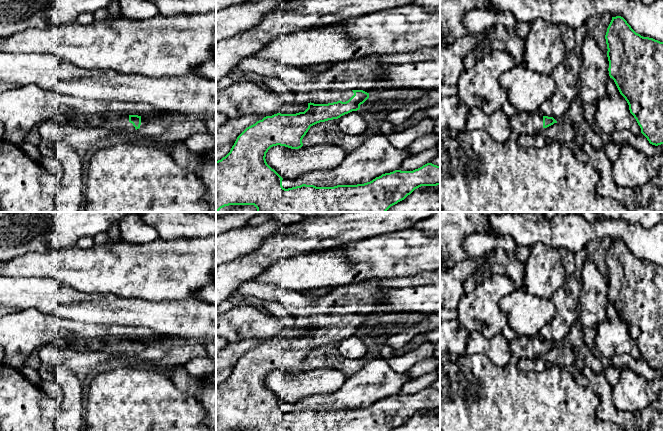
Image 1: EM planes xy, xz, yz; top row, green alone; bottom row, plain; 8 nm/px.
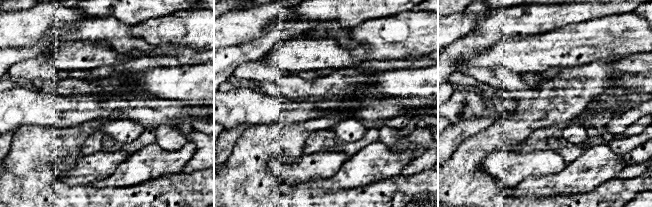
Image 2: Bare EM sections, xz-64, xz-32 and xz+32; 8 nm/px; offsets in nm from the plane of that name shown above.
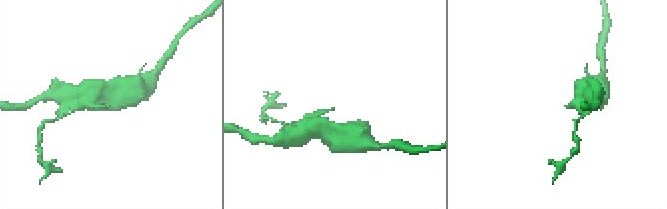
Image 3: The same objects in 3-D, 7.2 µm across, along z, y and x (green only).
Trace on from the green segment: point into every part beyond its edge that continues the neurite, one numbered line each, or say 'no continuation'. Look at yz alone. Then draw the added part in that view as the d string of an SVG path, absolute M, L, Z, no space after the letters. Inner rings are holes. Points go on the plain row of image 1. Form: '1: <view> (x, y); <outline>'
1: yz (521, 347); M539 336L516 337L509 342L509 346L512 356L519 360L526 358L533 361L543 353L543 340Z

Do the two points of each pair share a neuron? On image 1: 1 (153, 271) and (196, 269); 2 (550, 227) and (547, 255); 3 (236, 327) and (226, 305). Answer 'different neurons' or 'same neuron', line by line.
1: same neuron
2: different neurons
3: different neurons

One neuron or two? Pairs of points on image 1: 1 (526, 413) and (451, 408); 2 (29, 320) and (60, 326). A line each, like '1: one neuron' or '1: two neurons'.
1: one neuron
2: one neuron

